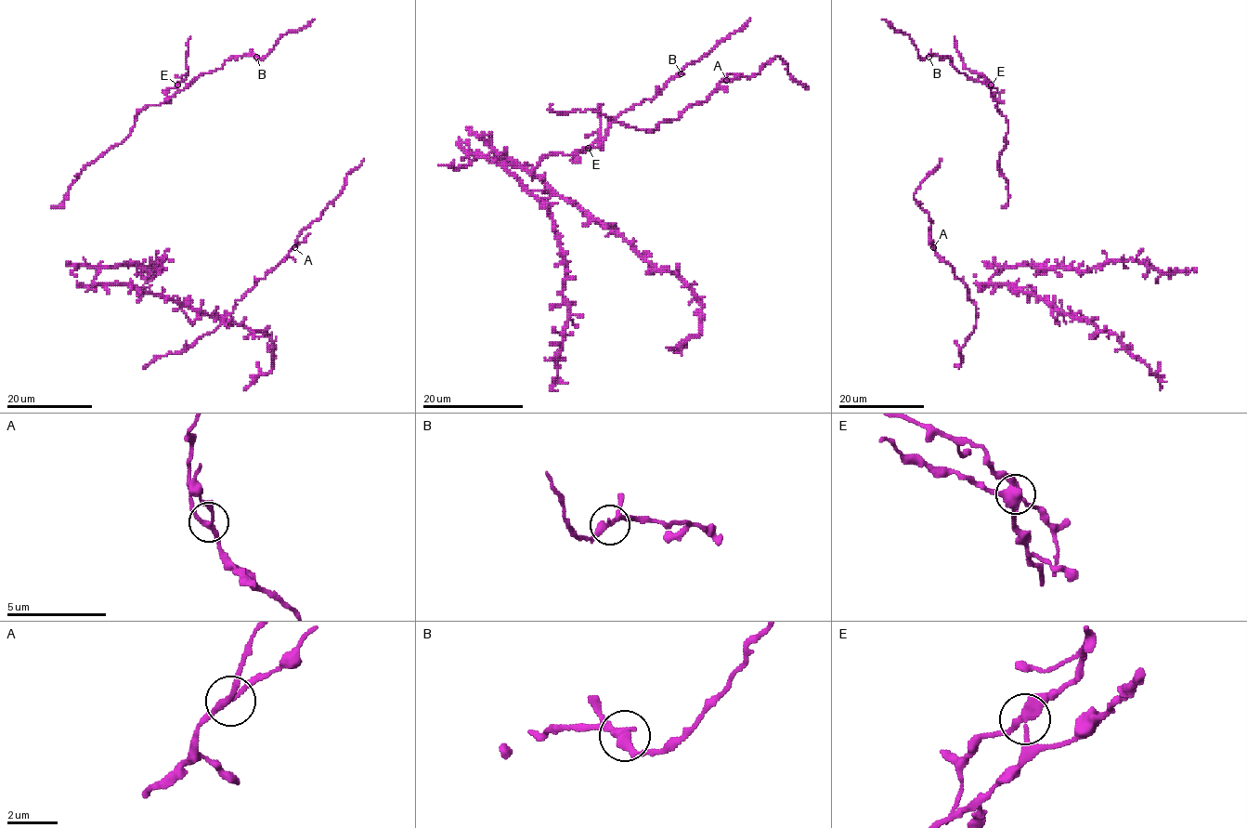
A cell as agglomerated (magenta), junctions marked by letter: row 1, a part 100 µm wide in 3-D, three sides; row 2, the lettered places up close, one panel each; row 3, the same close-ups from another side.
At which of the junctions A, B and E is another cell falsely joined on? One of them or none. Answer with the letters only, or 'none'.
E

